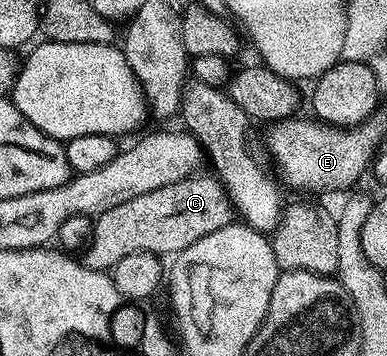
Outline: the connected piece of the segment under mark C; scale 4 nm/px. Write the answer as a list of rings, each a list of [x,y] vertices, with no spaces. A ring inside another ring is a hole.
[[[200,175],[170,182],[170,186],[150,190],[150,194],[138,194],[138,198],[130,198],[130,202],[122,202],[122,206],[114,206],[114,210],[95,217],[82,263],[96,272],[108,272],[130,254],[150,252],[168,258],[186,250],[186,246],[194,246],[198,238],[206,238],[206,234],[214,234],[214,230],[233,223],[234,209],[224,185],[215,175]]]

